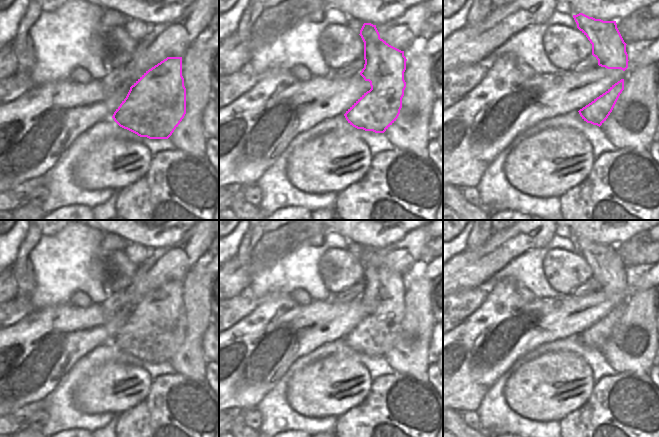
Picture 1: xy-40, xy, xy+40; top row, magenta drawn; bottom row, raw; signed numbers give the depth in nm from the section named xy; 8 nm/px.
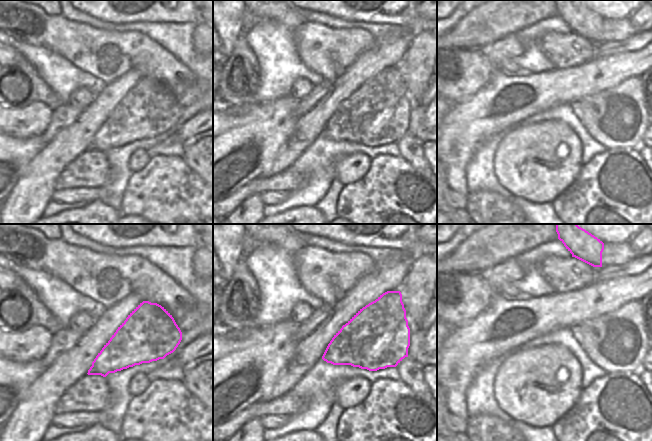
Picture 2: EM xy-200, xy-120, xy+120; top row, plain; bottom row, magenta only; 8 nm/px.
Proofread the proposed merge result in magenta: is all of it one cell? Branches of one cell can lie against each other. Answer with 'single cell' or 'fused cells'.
single cell

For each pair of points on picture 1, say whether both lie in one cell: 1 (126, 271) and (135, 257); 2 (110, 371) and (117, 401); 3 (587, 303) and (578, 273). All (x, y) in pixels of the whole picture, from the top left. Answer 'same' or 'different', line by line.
1: different
2: same
3: different

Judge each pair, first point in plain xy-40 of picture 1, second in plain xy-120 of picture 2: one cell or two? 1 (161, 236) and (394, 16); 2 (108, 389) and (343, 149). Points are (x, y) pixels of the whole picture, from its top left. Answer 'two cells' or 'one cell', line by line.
1: one cell
2: two cells

